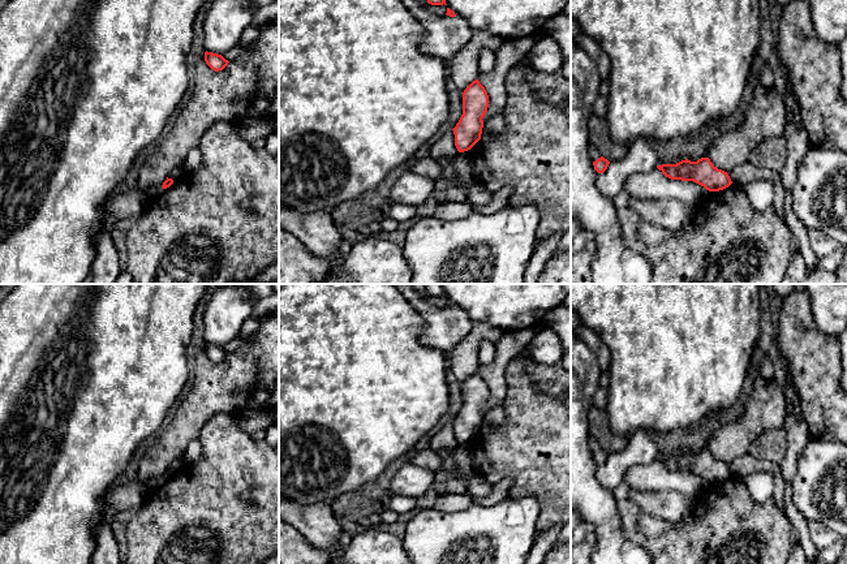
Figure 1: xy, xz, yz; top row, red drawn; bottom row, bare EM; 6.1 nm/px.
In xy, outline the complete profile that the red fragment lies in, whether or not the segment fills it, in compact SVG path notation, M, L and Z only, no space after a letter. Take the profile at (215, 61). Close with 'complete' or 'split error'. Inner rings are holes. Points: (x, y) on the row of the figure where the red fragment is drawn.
M207 51L205 52L205 61L215 72L223 70L229 63L222 55Z | complete

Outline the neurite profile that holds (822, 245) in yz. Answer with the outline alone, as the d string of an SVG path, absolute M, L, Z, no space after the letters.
M818 228L809 229L809 242L817 259L825 258L840 246L837 241Z

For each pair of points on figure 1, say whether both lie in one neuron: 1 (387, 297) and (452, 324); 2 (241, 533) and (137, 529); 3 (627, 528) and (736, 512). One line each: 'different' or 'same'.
1: different
2: same
3: same

